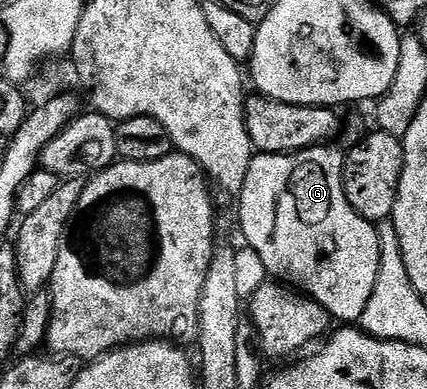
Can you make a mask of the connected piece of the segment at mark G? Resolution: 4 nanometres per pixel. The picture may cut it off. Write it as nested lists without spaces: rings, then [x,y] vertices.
[[[333,143],[317,144],[315,148],[305,148],[299,152],[255,155],[254,161],[248,166],[248,178],[244,178],[244,186],[236,197],[238,220],[242,223],[242,236],[246,239],[245,243],[252,250],[256,250],[256,254],[260,254],[260,262],[264,262],[267,273],[275,281],[309,296],[335,321],[358,322],[361,321],[364,310],[368,306],[368,298],[372,298],[372,290],[376,290],[376,278],[382,269],[382,238],[379,229],[371,221],[360,218],[360,214],[356,214],[356,210],[352,210],[352,206],[348,202],[348,194],[344,194],[344,182],[342,181],[347,153],[334,147]]]

